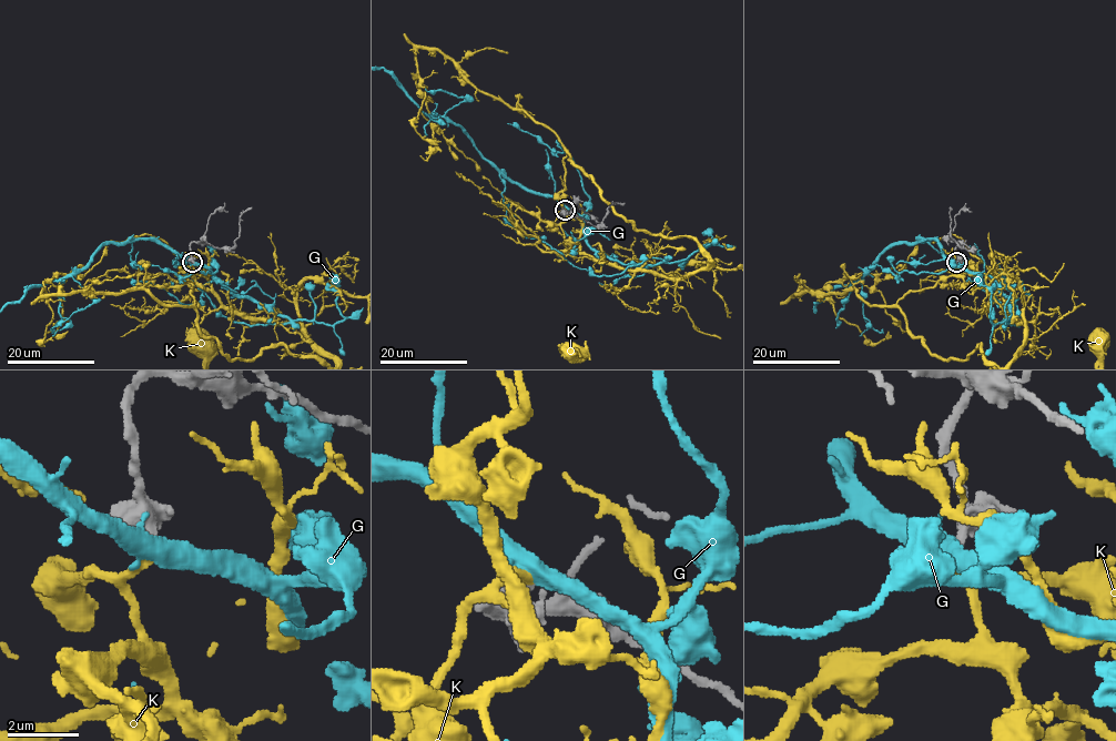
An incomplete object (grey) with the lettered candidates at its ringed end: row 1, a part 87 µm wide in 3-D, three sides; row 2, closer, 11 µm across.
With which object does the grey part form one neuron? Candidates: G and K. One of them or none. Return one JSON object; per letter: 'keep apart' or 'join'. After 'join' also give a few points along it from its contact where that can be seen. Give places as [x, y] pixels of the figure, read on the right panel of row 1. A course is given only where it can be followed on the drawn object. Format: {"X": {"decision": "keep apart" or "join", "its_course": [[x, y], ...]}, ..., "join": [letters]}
{"G": {"decision": "keep apart"}, "K": {"decision": "join"}, "join": ["K"]}

